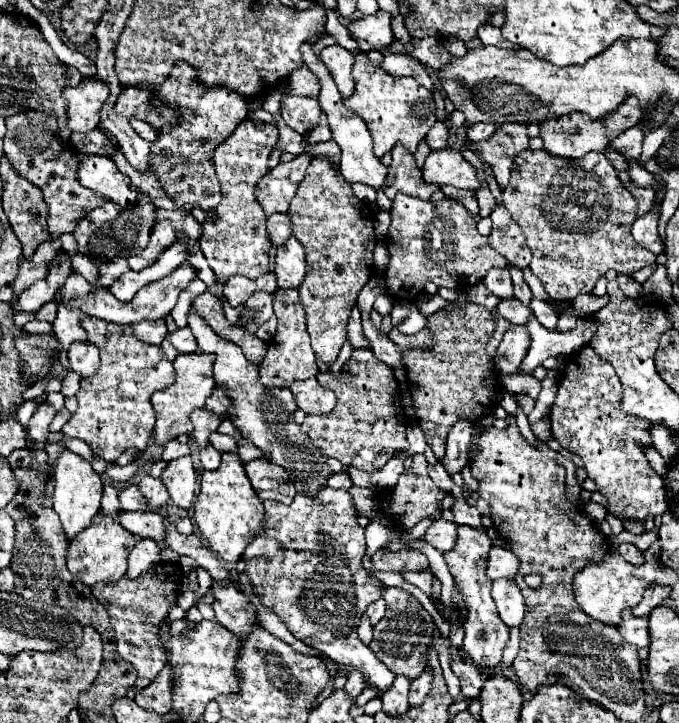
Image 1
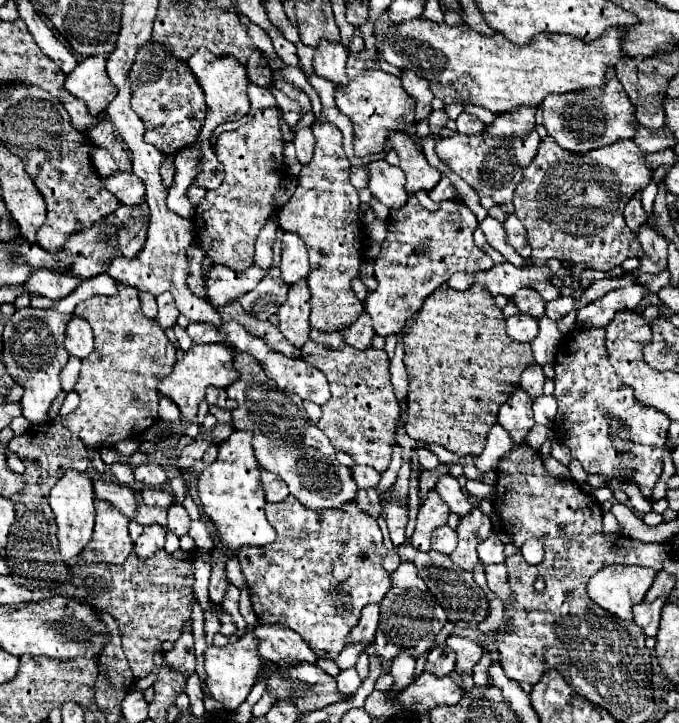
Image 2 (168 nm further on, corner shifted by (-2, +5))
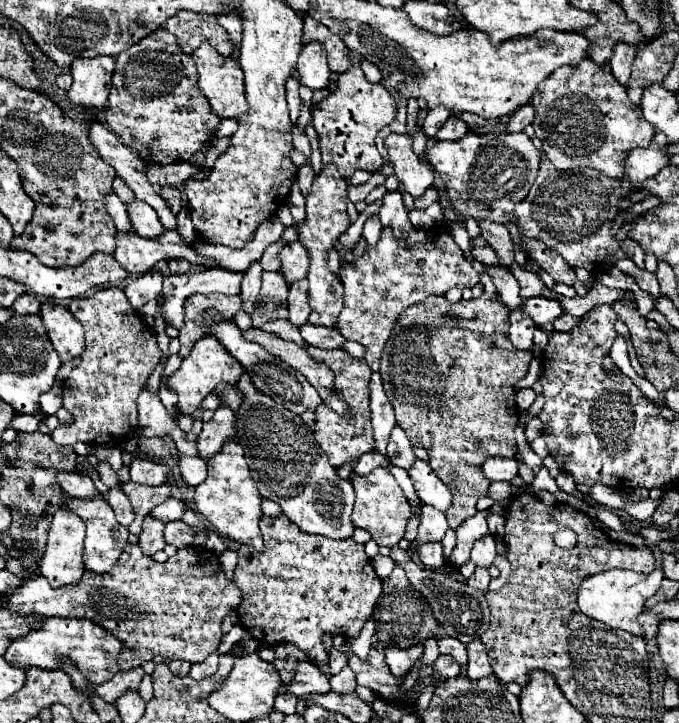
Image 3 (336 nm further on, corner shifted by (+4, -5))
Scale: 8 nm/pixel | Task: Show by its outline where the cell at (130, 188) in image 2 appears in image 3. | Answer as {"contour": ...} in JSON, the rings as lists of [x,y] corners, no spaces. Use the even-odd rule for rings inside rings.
{"contour":[[[134,200],[128,204],[128,212],[130,212],[130,220],[136,228],[136,234],[142,238],[158,238],[158,234],[162,234],[164,226],[158,220],[158,214],[142,200]]]}

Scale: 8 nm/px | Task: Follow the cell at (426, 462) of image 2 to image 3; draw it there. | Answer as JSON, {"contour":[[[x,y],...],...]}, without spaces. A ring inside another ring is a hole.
{"contour":[[[396,424],[394,428],[392,428],[392,432],[390,432],[390,440],[388,440],[388,460],[390,460],[390,464],[394,464],[394,466],[400,466],[400,468],[410,468],[412,466],[412,462],[416,460],[416,456],[414,456],[414,452],[412,452],[412,444],[410,444],[410,440],[406,438],[406,434],[404,434],[404,430]]]}

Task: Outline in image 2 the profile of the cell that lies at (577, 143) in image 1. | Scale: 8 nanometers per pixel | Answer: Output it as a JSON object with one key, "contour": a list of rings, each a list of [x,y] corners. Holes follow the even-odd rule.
{"contour":[[[608,72],[608,84],[604,90],[592,88],[584,92],[568,92],[564,96],[546,96],[540,108],[548,136],[552,136],[560,148],[570,152],[590,152],[624,138],[634,138],[638,126],[628,94],[614,72]]]}

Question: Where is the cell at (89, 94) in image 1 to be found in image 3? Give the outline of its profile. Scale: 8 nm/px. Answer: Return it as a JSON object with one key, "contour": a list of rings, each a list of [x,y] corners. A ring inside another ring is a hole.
{"contour":[[[98,56],[98,58],[78,58],[78,62],[70,64],[70,74],[74,78],[68,98],[74,106],[86,110],[100,110],[106,106],[110,84],[114,72],[114,58]]]}

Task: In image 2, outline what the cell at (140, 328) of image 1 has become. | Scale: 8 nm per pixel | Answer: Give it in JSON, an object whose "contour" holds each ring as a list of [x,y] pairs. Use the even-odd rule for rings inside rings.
{"contour":[[[169,292],[160,294],[156,297],[158,305],[158,316],[156,316],[156,322],[160,324],[160,328],[172,328],[176,324],[176,318],[178,318],[178,310],[174,308],[176,304],[172,304],[172,295]]]}

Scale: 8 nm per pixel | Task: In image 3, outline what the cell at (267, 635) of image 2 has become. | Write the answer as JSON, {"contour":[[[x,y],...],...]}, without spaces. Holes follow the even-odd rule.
{"contour":[[[298,662],[296,676],[290,686],[284,686],[284,690],[296,696],[326,694],[330,692],[330,678],[324,672],[320,672],[320,668],[312,662]]]}

